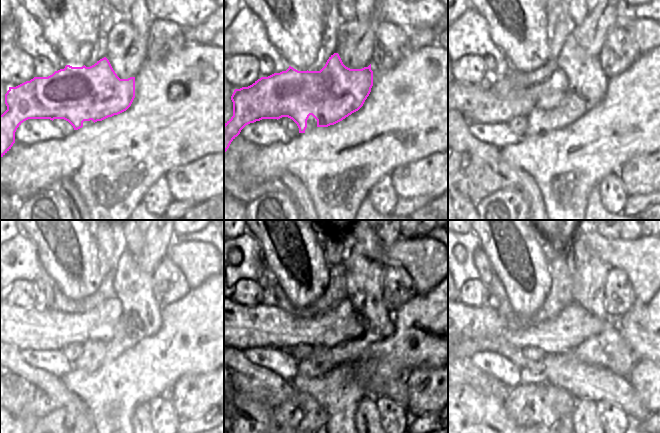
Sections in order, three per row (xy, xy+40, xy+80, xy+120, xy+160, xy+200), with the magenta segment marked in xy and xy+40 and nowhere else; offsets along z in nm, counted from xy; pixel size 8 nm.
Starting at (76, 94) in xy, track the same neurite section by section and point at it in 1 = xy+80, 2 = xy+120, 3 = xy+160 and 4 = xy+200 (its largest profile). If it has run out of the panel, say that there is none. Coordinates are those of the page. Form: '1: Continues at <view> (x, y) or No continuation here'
1: Continues at xy+80 (587, 85)
2: Continues at xy+120 (141, 317)
3: Continues at xy+160 (363, 277)
4: Continues at xy+200 (608, 349).

